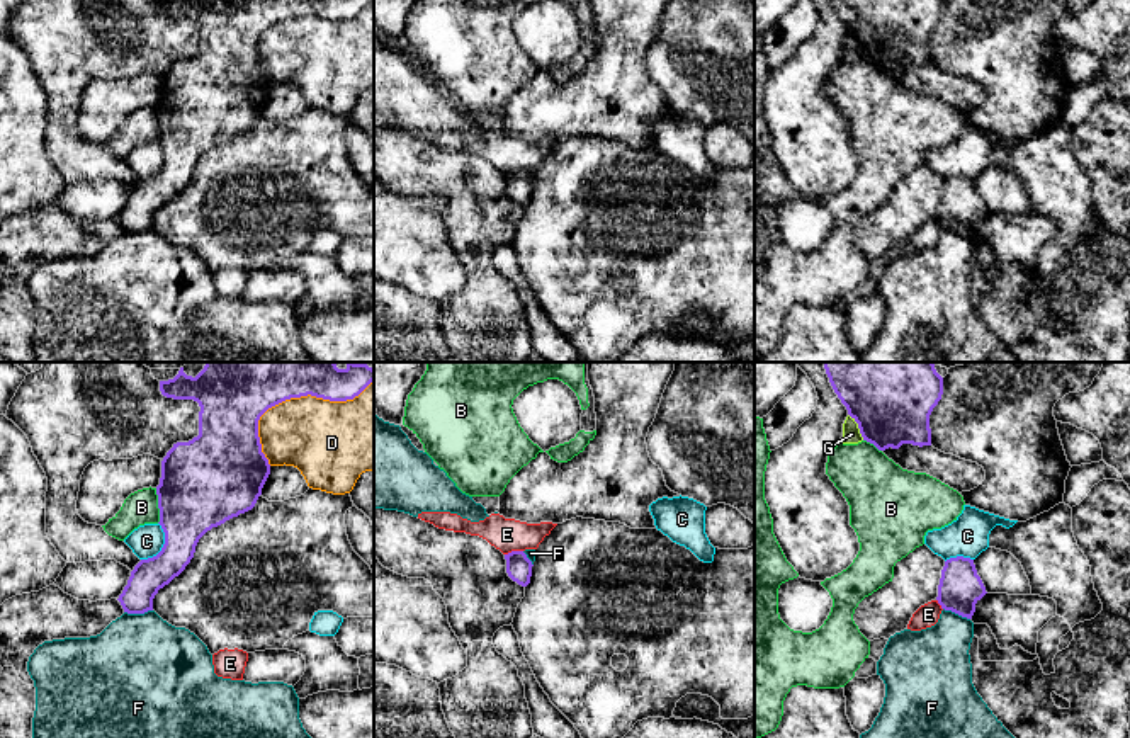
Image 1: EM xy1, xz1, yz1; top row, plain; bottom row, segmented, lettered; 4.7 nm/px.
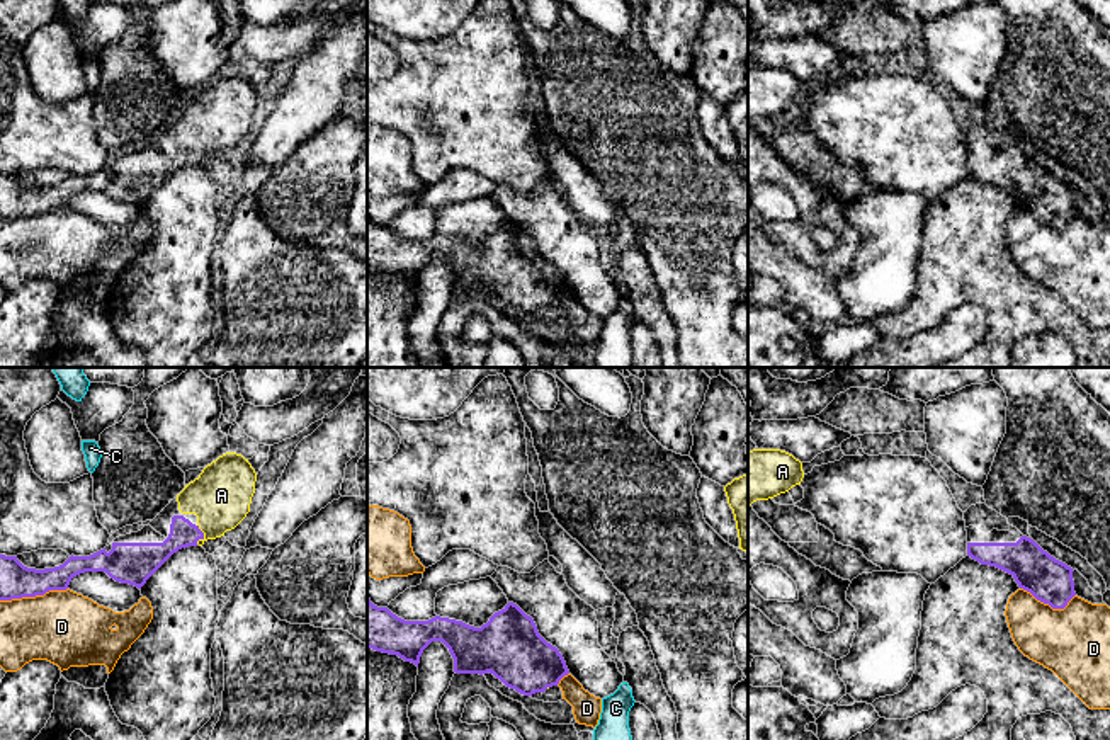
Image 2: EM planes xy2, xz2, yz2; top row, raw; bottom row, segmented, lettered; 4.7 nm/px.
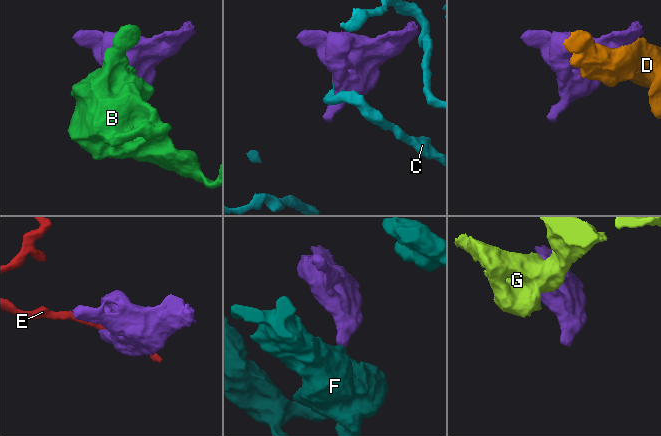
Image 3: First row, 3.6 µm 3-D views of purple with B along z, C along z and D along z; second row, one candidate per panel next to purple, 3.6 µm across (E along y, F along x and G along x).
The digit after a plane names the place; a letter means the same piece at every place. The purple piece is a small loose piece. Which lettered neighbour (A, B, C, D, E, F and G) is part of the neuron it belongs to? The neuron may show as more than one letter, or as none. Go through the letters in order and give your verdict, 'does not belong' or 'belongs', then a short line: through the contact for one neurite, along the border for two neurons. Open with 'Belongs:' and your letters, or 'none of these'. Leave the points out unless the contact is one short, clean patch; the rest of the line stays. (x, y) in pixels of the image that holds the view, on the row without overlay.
Belongs: A
A: belongs
B: does not belong
C: does not belong
D: does not belong
E: does not belong; line xz1 (522, 169), (512, 169), (505, 174)
F: does not belong; line xy1 (152, 228), (124, 232)
G: does not belong; line yz1 (848, 33), (864, 58)

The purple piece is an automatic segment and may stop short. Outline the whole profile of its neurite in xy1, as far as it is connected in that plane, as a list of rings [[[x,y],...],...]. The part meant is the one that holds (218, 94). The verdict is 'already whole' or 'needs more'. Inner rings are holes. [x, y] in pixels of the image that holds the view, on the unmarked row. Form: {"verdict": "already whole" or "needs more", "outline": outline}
{"verdict": "already whole", "outline": [[[160,0],[160,10],[173,19],[199,22],[199,54],[189,61],[177,61],[161,80],[161,97],[156,105],[160,145],[165,151],[161,170],[141,179],[119,221],[127,233],[153,230],[153,218],[160,207],[178,196],[190,182],[199,158],[251,129],[270,94],[270,83],[262,71],[258,39],[272,26],[301,15],[330,20],[347,20],[359,15],[372,0]]]}

